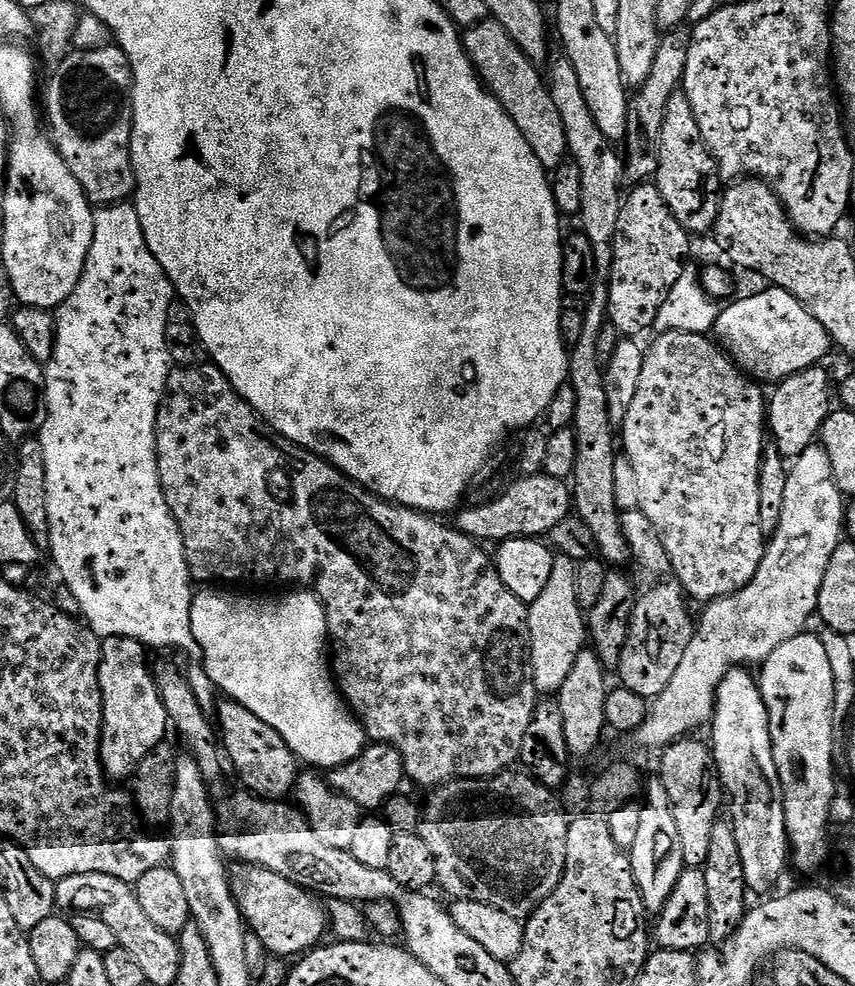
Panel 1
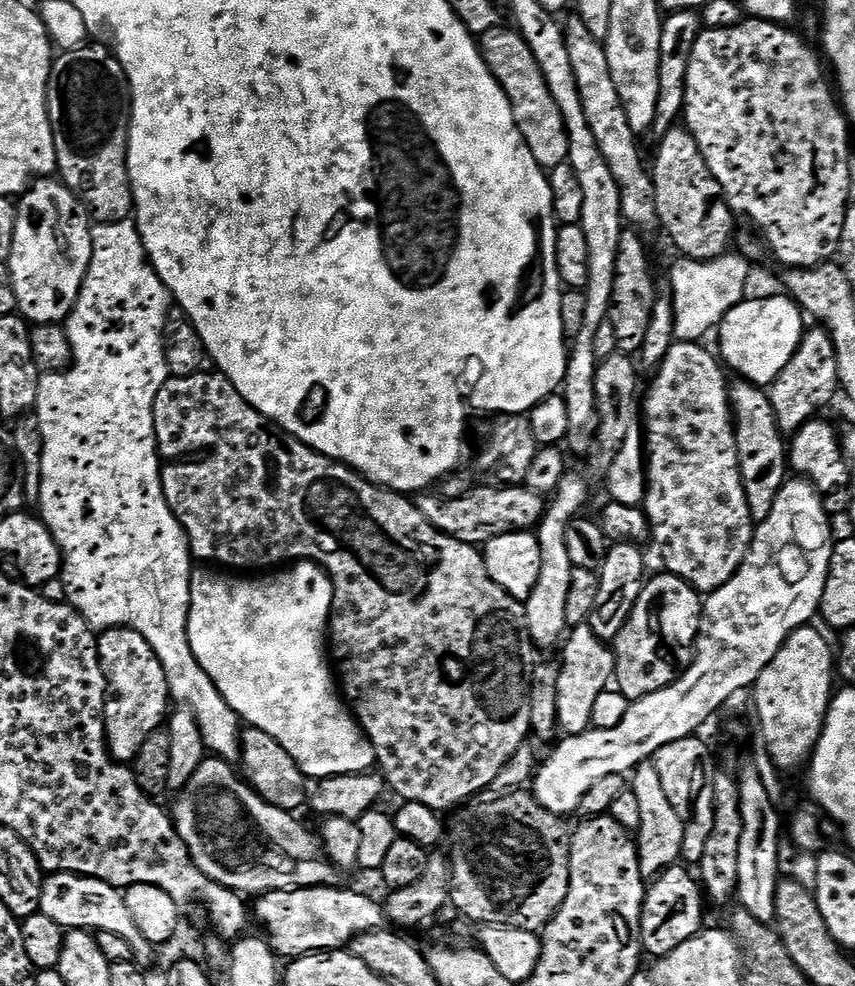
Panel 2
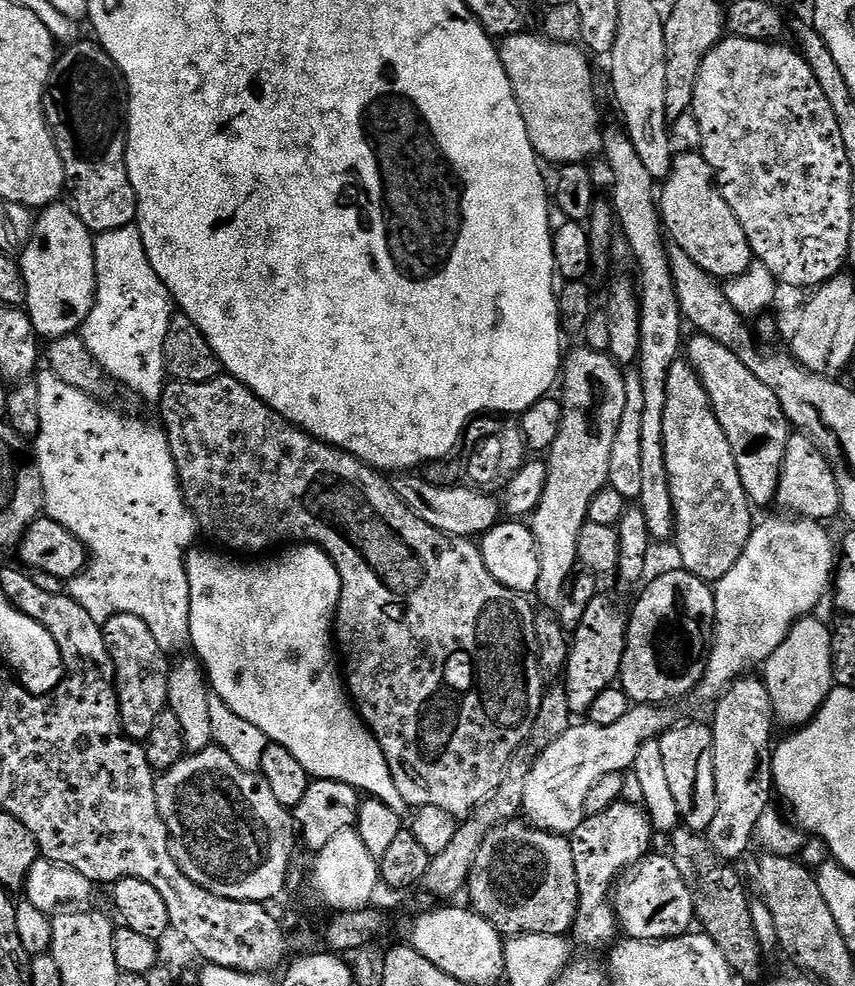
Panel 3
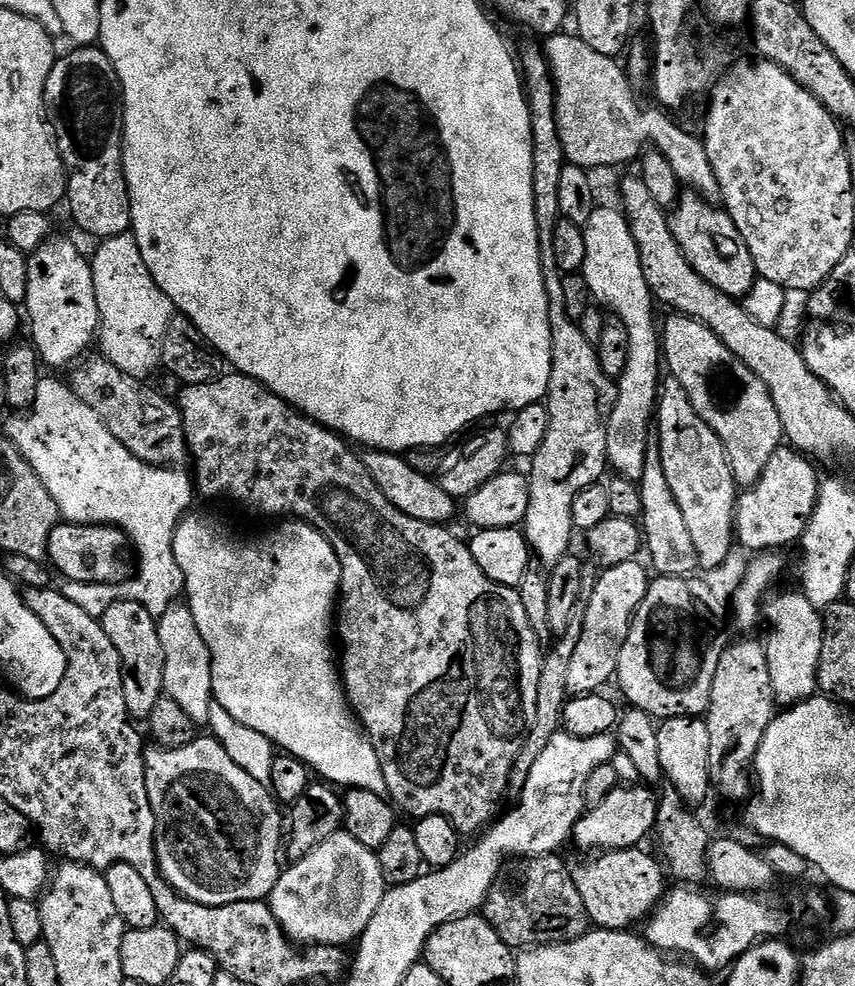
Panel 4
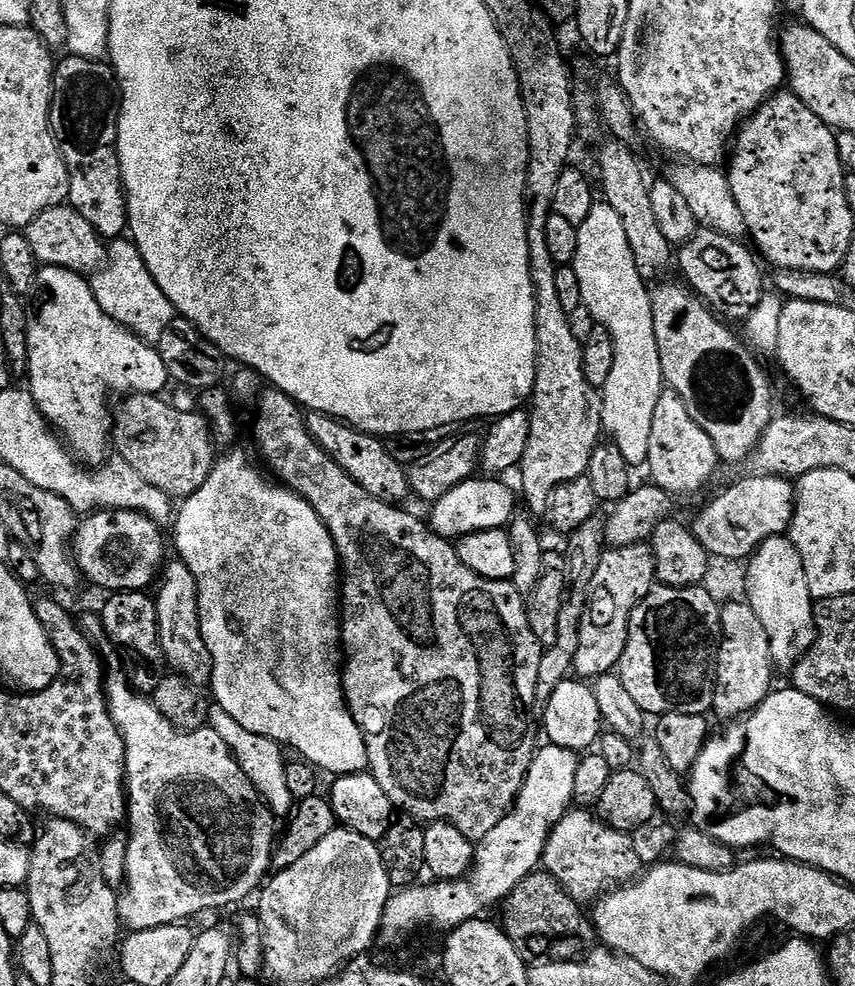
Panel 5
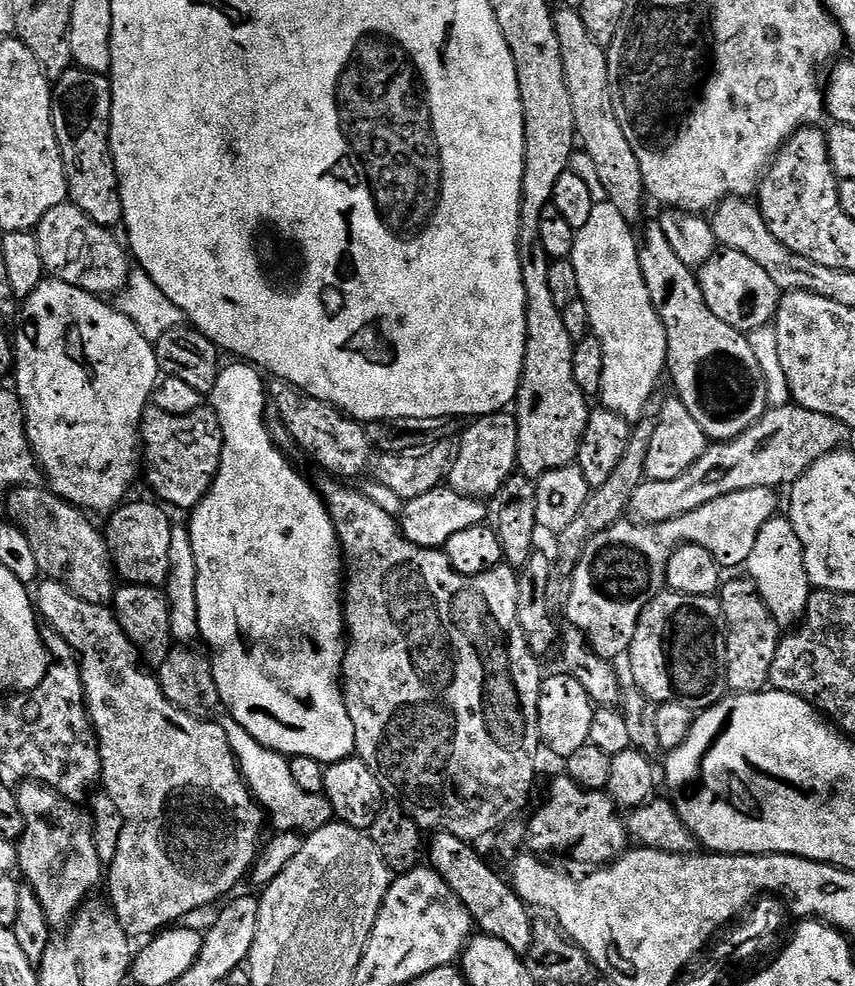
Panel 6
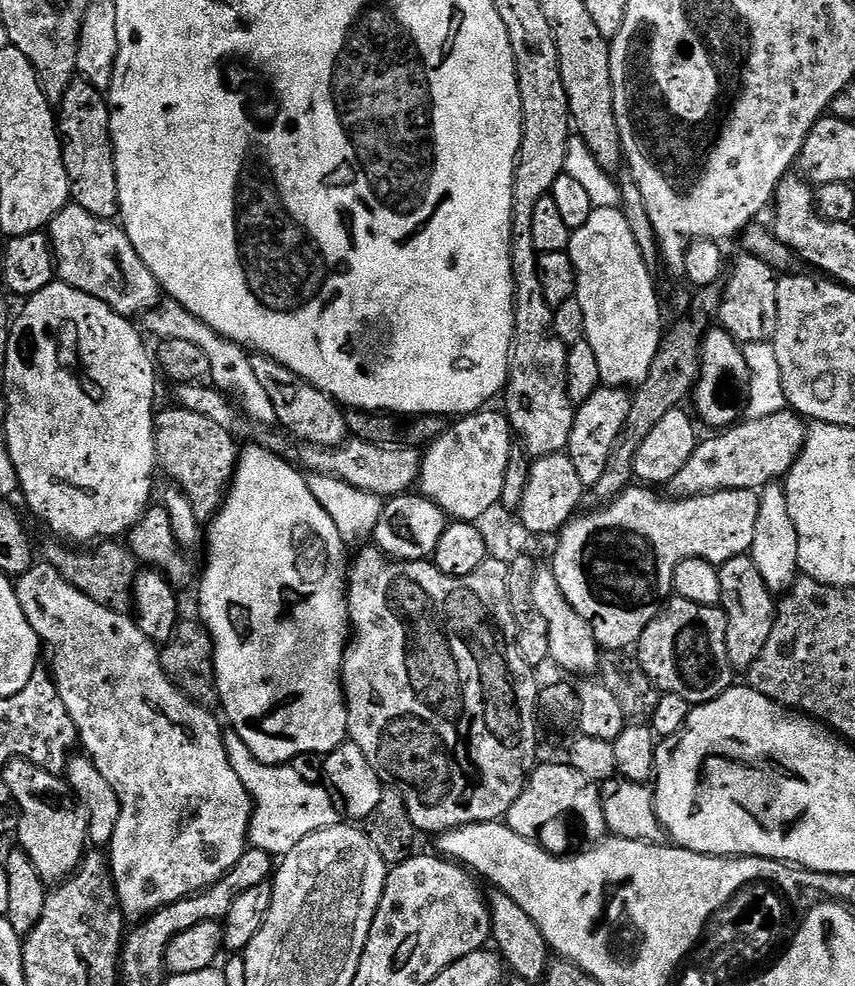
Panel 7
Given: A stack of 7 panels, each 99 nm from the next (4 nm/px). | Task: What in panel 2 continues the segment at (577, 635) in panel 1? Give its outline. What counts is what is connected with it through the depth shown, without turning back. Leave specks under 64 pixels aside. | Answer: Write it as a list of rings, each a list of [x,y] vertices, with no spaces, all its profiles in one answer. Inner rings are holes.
[[[572,470],[565,471],[562,482],[556,487],[555,492],[551,493],[550,499],[547,501],[544,509],[544,517],[538,525],[536,537],[542,546],[542,570],[538,573],[538,586],[534,586],[534,594],[530,594],[530,598],[524,604],[524,609],[526,610],[526,622],[532,635],[532,642],[540,650],[552,648],[556,643],[557,647],[565,639],[566,633],[570,628],[566,622],[566,597],[570,595],[570,574],[572,573],[573,567],[570,562],[570,550],[568,549],[568,527],[572,520],[577,519],[583,513],[580,511],[583,510],[584,503],[587,500],[587,478],[579,476],[578,473],[572,472]]]

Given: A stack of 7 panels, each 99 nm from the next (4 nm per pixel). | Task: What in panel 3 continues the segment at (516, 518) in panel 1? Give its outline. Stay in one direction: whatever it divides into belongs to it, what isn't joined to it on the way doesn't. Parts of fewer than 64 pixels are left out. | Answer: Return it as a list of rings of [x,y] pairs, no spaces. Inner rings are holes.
[[[400,474],[391,481],[392,489],[406,502],[406,506],[422,522],[434,526],[439,532],[447,536],[463,536],[465,538],[479,538],[489,532],[493,526],[501,523],[502,504],[484,490],[477,490],[472,486],[434,486],[424,480],[420,474]]]

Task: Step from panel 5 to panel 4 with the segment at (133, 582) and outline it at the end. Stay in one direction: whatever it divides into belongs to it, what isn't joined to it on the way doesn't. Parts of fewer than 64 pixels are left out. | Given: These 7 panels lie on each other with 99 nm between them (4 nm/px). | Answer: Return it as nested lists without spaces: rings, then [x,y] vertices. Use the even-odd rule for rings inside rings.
[[[61,522],[50,534],[48,560],[57,573],[61,572],[65,581],[73,584],[124,584],[132,579],[138,565],[134,555],[132,539],[120,528],[108,524],[69,524]]]

